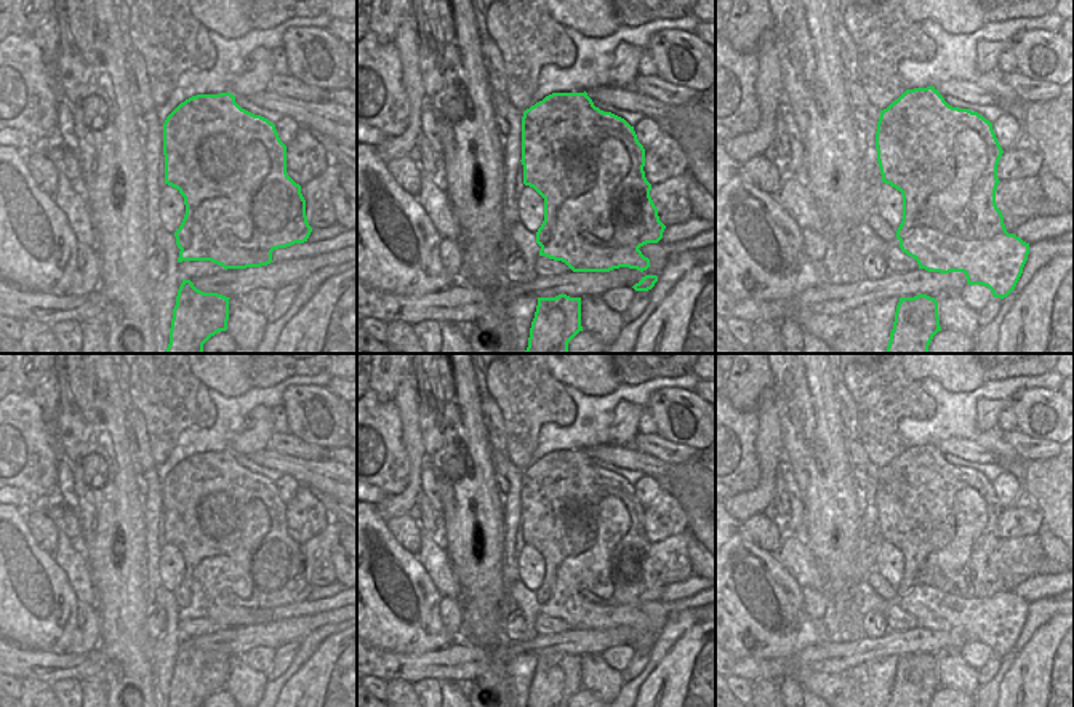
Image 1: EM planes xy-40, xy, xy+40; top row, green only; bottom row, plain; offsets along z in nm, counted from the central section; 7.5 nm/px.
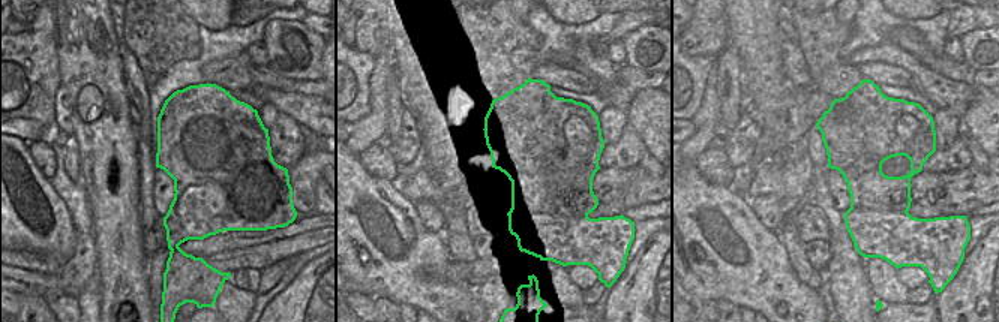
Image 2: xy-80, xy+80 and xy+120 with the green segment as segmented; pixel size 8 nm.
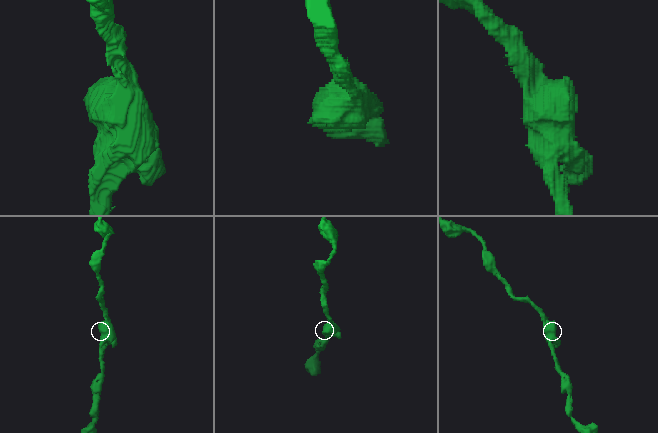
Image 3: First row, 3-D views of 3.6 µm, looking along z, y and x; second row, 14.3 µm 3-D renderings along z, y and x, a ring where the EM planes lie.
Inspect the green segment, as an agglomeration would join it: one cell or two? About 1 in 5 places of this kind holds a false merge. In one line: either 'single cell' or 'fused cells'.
fused cells

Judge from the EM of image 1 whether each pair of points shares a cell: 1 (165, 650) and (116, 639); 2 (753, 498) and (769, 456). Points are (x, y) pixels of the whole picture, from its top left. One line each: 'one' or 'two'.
1: two
2: one

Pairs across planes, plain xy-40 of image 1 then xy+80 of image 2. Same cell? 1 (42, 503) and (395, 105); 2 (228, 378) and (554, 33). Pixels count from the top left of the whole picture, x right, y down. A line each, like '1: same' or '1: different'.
1: different
2: different

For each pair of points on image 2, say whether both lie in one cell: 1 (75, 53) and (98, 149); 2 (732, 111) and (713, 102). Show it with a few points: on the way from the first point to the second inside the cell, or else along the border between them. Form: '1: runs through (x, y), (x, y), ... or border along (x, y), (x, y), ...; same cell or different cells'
1: runs through (95, 77), (120, 105), (122, 117), (116, 125); same cell
2: border along (714, 71), (720, 129); different cells

